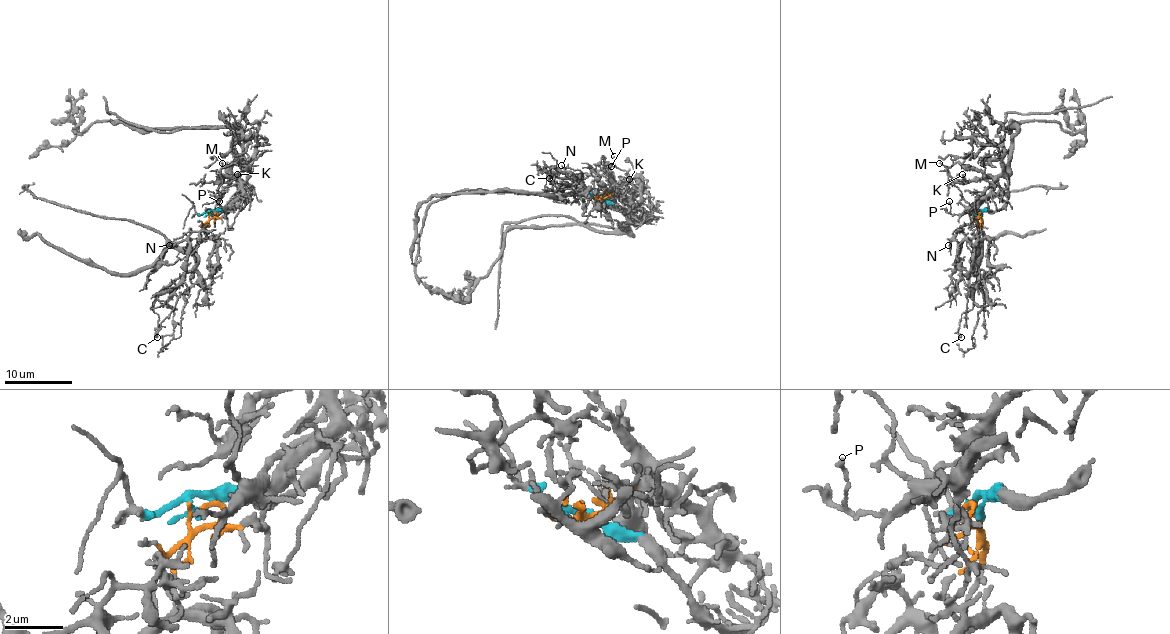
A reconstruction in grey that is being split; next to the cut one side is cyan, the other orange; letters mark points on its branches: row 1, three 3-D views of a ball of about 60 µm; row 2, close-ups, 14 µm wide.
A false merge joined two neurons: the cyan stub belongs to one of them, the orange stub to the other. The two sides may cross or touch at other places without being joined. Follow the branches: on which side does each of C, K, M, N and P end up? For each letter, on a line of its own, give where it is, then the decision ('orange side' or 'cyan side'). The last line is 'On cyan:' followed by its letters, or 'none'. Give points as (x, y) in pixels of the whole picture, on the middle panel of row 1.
C: place (549, 178); orange side
K: place (629, 179); cyan side
M: place (614, 156); cyan side
N: place (561, 165); orange side
P: place (611, 166); cyan side
On cyan: K, M, P

